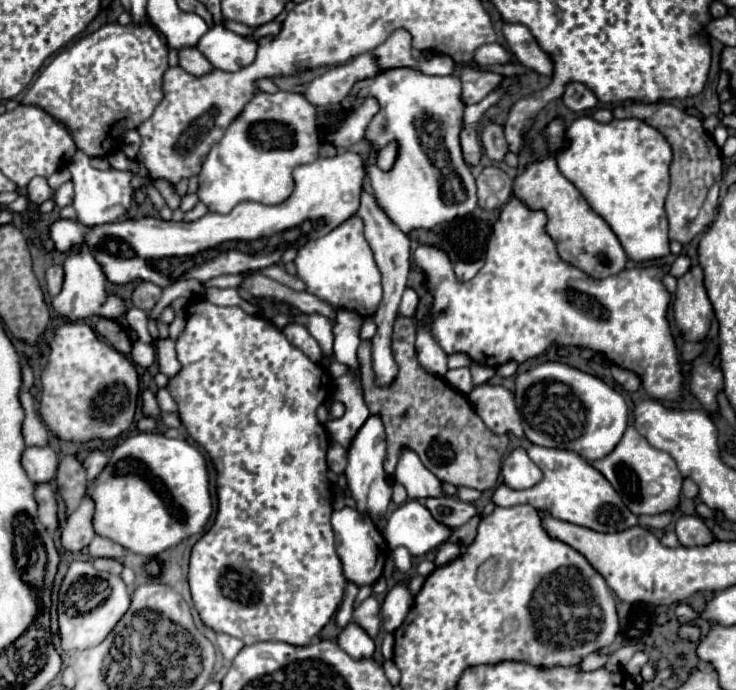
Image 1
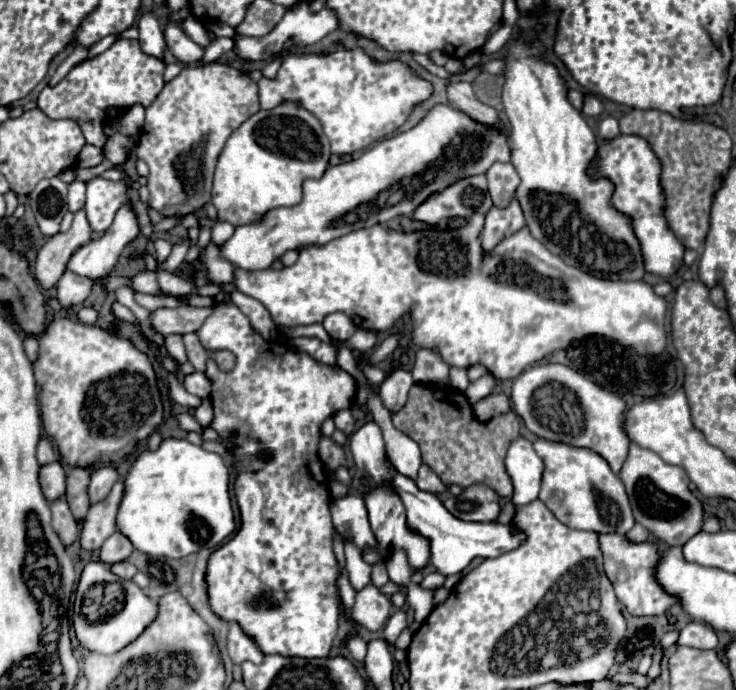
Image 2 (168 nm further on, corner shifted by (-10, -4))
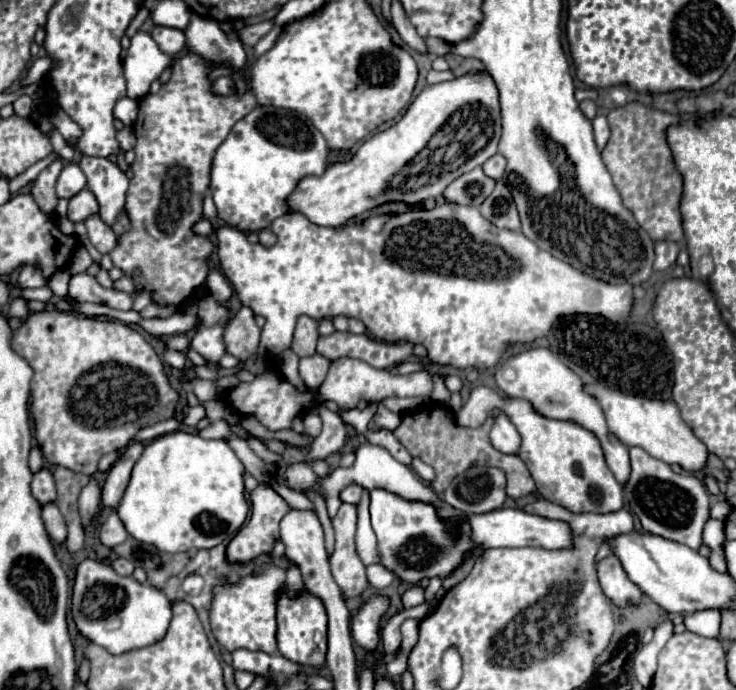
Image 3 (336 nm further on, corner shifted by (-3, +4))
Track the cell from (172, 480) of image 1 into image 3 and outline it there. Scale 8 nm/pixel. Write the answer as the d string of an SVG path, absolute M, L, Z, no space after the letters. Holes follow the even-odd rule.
M189 432L159 436L145 446L143 456L137 460L117 514L135 540L151 544L163 552L175 554L191 548L213 548L221 542L229 542L247 520L249 502L245 498L245 466L223 440L205 440Z

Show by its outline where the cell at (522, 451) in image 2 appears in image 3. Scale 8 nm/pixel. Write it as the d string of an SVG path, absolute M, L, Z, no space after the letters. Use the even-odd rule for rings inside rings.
M497 414L495 422L491 426L491 444L505 452L505 454L519 454L519 444L521 444L521 436L517 432L517 428L513 426L513 422L505 416L505 414Z

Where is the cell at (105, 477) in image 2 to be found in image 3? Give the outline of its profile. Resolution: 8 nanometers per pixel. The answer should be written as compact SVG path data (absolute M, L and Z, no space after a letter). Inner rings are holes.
M91 478L91 482L81 490L78 498L78 510L81 514L81 522L83 526L89 526L93 516L100 510L101 490L97 486L97 482Z

